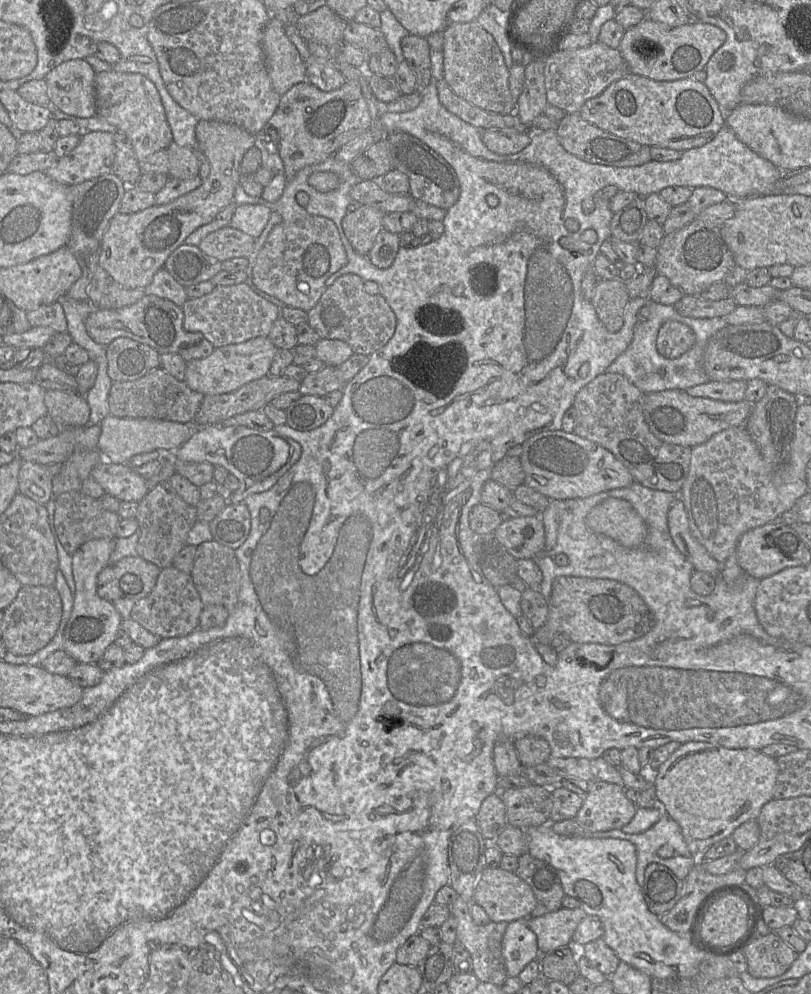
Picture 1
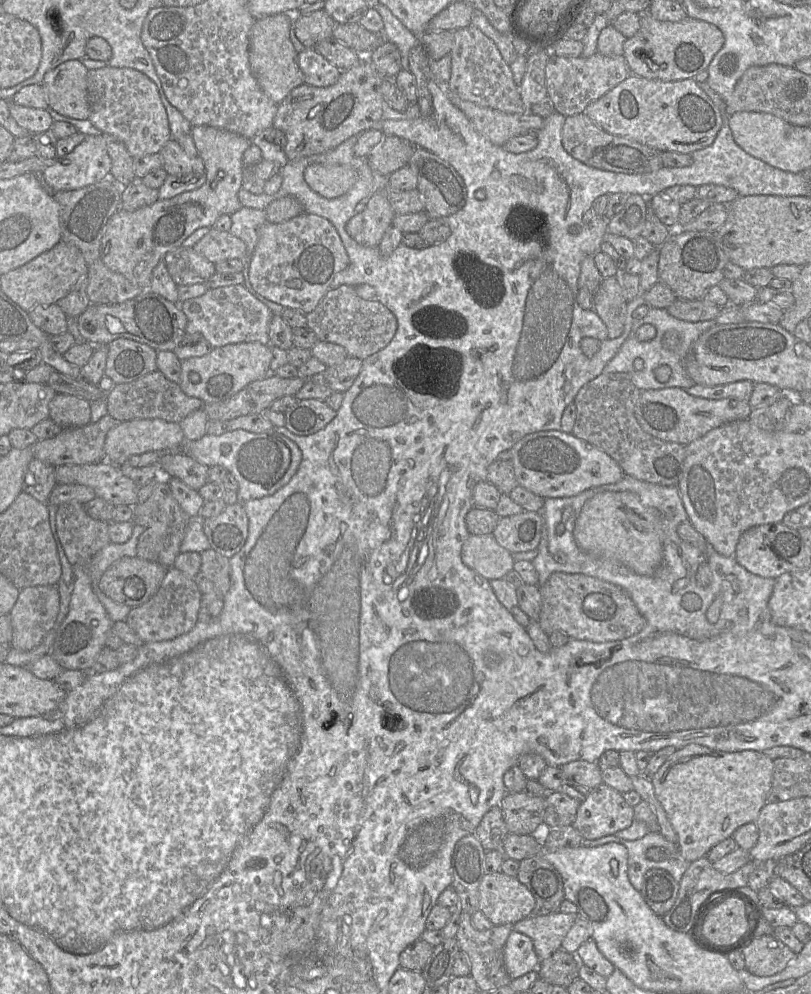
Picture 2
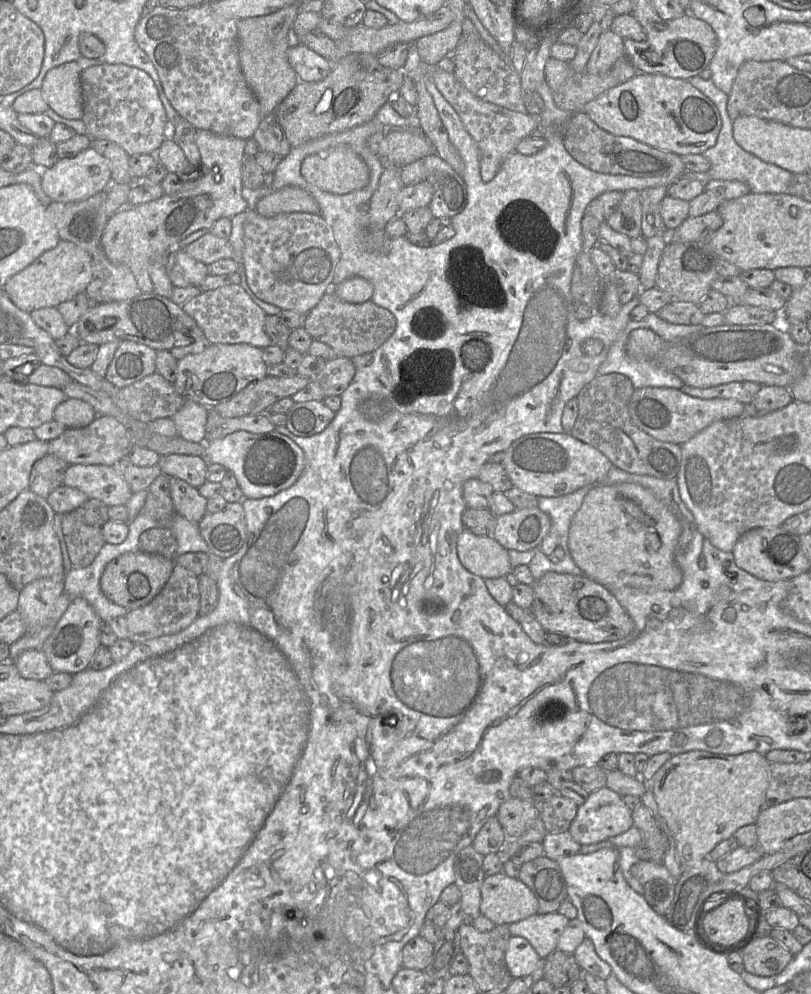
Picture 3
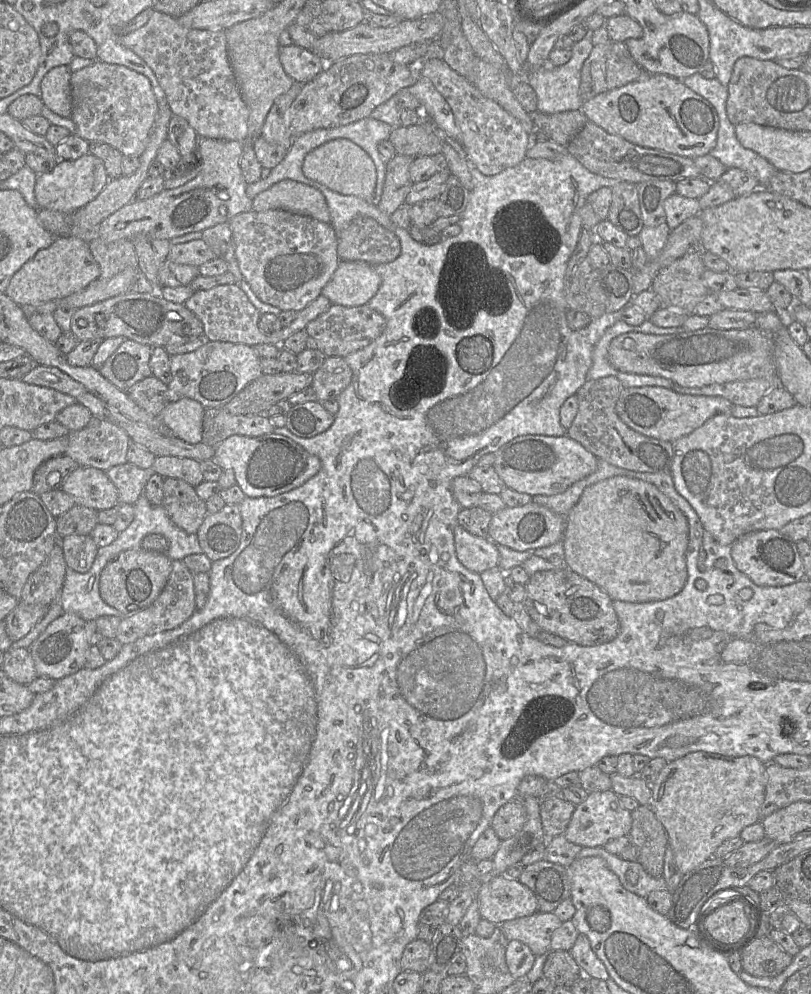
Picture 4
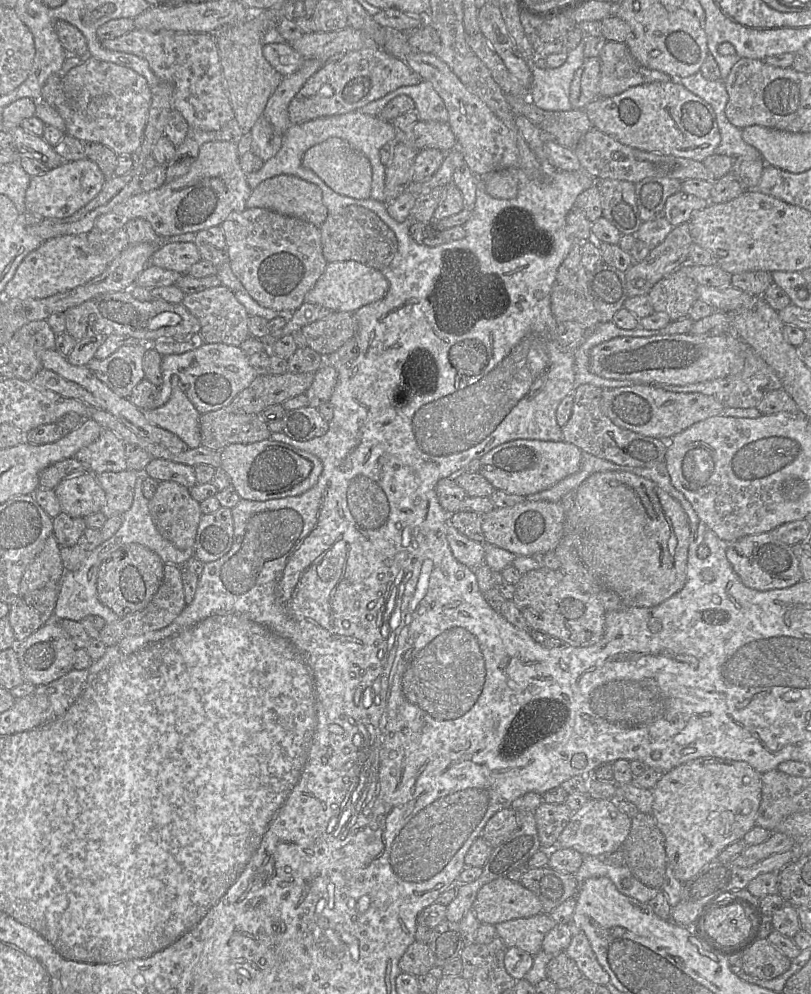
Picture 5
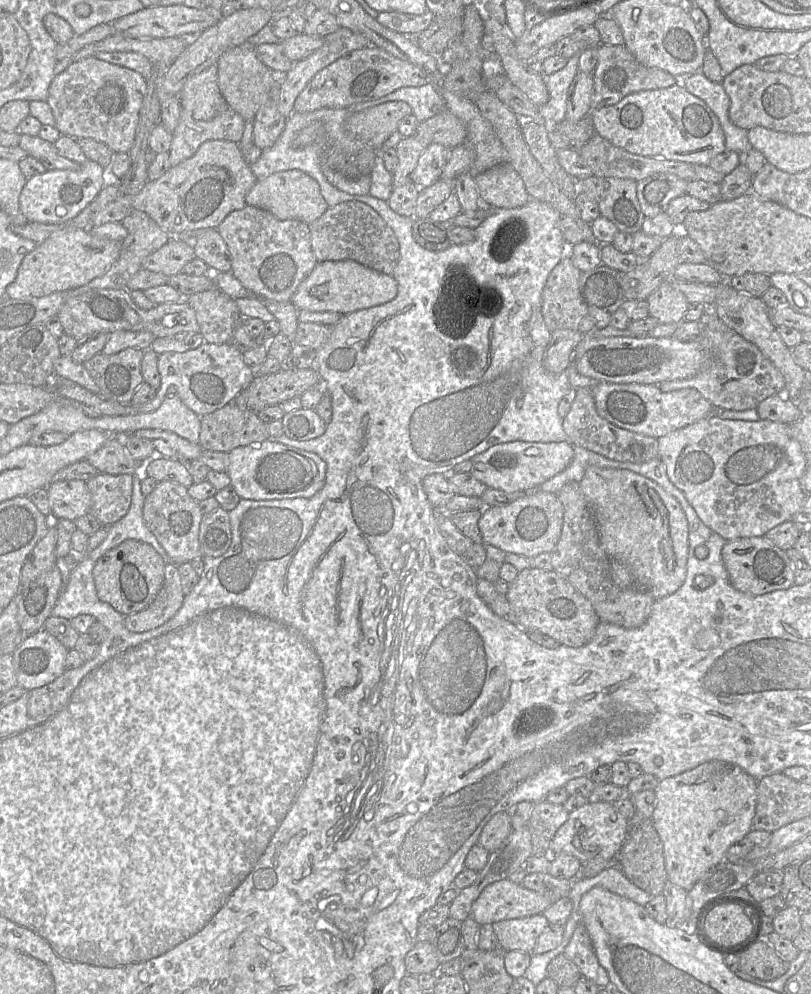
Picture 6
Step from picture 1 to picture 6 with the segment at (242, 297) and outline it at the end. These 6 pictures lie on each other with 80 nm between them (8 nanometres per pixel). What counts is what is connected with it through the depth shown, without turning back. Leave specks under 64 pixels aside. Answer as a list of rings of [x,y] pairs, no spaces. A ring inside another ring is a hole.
[[[217,287],[184,299],[196,313],[199,332],[213,344],[229,343],[236,328],[243,322],[235,299]]]

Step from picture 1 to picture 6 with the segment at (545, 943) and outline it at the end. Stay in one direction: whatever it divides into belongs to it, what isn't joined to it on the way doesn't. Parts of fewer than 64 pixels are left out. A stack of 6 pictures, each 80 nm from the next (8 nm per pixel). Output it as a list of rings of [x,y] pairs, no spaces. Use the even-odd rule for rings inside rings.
[[[543,914],[501,920],[492,924],[497,943],[506,952],[517,950],[532,954],[536,941],[549,925]]]

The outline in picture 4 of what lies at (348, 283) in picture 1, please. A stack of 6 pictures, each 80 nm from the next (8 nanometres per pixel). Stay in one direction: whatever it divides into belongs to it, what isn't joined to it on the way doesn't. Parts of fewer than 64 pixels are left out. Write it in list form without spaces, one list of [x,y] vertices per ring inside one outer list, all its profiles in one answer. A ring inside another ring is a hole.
[[[332,304],[329,309],[309,322],[305,328],[326,357],[345,357],[373,342],[383,331],[385,318],[367,304],[347,307]]]

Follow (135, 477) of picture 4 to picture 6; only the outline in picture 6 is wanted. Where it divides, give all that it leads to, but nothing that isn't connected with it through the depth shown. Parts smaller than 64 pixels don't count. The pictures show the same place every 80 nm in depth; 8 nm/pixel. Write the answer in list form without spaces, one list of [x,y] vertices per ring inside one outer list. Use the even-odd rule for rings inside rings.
[[[99,473],[86,482],[91,494],[89,513],[102,526],[110,526],[124,517],[132,501],[134,476]]]

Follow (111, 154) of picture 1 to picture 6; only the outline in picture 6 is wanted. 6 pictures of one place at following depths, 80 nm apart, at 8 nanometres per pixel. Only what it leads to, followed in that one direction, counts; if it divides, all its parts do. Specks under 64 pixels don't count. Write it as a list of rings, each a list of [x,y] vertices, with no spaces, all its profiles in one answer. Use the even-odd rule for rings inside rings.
[[[88,160],[76,170],[47,170],[27,179],[19,196],[19,210],[29,222],[63,224],[76,217],[109,180],[108,170]]]

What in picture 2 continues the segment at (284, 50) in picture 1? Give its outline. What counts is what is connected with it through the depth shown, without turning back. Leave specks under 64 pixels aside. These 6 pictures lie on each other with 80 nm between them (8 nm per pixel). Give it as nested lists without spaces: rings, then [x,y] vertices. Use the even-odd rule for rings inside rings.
[[[278,13],[257,18],[249,33],[249,65],[263,92],[279,104],[295,87],[305,83],[298,64],[289,32],[294,20],[293,13]]]

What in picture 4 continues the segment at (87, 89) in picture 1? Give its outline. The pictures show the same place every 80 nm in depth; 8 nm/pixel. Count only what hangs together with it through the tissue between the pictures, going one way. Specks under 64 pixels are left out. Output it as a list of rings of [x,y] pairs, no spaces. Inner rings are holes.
[[[69,65],[57,66],[49,70],[40,84],[40,98],[43,104],[62,117],[72,113]]]

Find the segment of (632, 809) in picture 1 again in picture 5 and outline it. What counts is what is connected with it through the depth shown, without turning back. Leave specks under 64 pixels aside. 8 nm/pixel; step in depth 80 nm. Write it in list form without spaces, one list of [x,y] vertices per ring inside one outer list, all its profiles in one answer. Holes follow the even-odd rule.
[[[616,800],[588,801],[573,812],[557,839],[556,847],[571,848],[583,856],[601,856],[619,850],[630,833],[631,818],[619,810]]]

